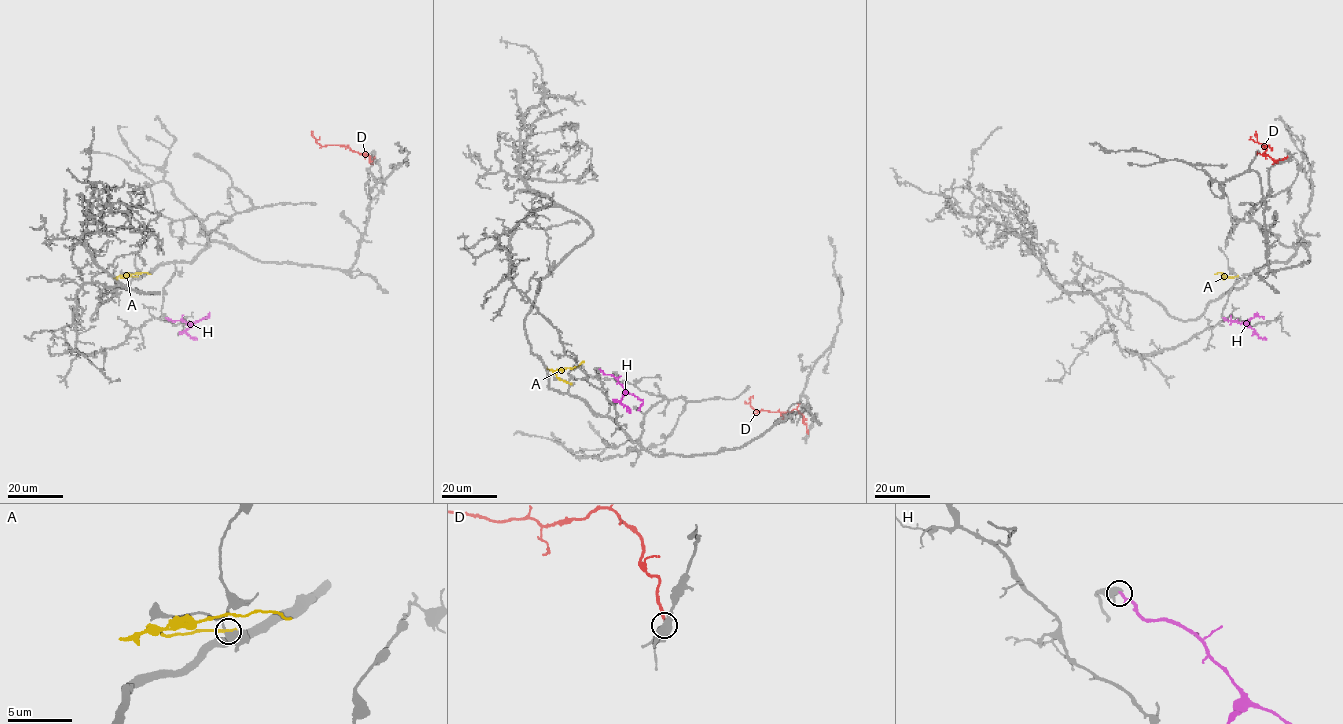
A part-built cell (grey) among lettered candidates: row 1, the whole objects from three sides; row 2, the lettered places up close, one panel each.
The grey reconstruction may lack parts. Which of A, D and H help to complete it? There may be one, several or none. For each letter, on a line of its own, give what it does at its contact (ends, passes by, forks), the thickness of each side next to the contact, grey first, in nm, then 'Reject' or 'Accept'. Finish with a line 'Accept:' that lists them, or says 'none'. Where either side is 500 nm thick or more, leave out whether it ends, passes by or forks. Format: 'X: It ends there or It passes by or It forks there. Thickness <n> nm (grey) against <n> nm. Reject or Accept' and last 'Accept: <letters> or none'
A: It ends there. Thickness 400 nm (grey) against 220 nm. Reject
D: It ends there. Thickness 260 nm (grey) against 200 nm. Reject
H: It ends there. Thickness 440 nm (grey) against 240 nm. Reject
Accept: none

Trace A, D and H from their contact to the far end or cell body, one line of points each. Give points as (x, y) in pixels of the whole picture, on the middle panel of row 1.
A: (570, 383), (561, 380), (555, 372), (576, 367), (584, 361)
D: (807, 434), (807, 424), (796, 409), (783, 413), (755, 410), (749, 399), (752, 397)
H: (599, 369), (613, 375), (624, 388), (625, 393), (619, 402), (629, 413)

